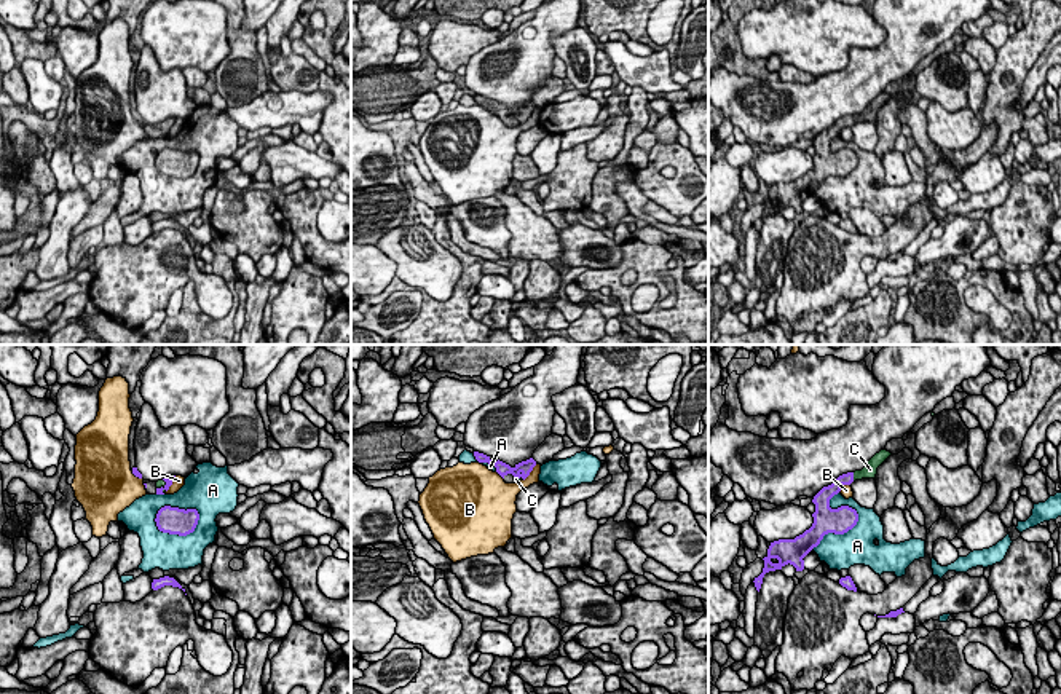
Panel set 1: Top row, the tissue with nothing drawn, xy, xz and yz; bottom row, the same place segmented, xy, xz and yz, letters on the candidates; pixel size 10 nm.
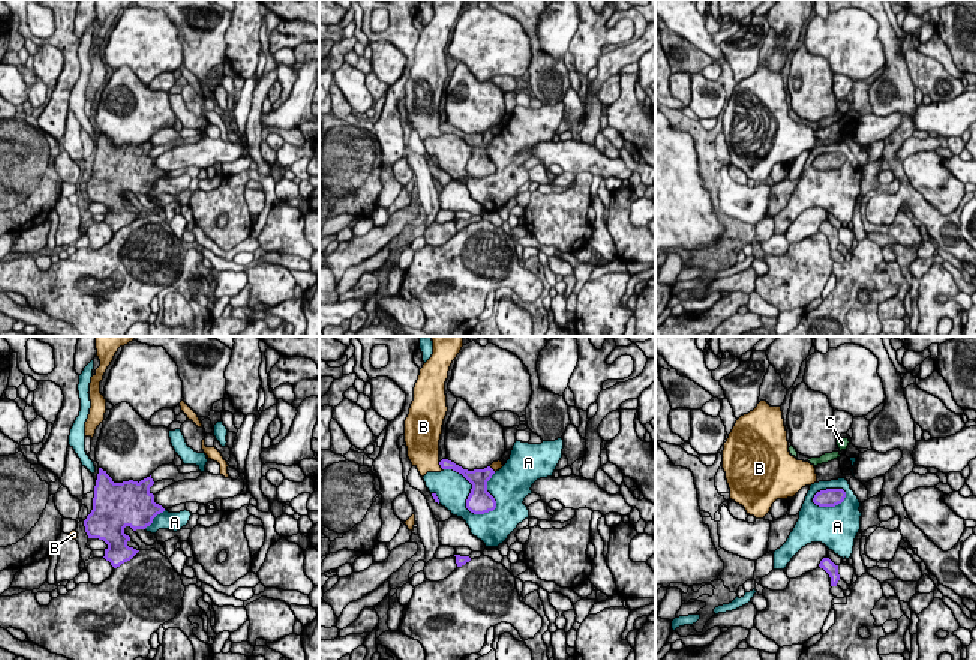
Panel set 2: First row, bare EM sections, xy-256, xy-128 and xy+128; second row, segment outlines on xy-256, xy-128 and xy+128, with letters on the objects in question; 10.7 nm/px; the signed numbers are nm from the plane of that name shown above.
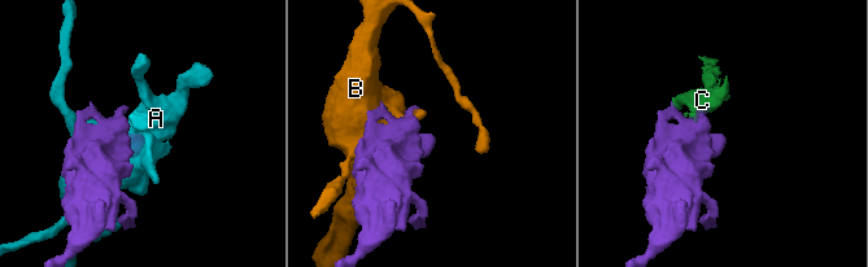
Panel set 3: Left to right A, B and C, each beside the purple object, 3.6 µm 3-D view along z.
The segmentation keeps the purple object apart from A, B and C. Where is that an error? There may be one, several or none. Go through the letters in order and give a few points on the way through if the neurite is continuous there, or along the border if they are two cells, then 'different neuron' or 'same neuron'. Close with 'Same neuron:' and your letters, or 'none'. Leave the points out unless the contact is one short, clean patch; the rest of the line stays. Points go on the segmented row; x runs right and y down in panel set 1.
A: different neuron
B: different neuron
C: same neuron
Same neuron: C

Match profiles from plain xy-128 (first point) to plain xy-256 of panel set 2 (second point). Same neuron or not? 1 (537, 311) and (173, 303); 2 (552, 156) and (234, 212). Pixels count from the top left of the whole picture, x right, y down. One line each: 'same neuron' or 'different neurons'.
1: different neurons
2: different neurons

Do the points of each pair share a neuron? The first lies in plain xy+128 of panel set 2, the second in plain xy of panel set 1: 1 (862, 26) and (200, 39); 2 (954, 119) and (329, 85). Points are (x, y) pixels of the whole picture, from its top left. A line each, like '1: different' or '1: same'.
1: same
2: different

